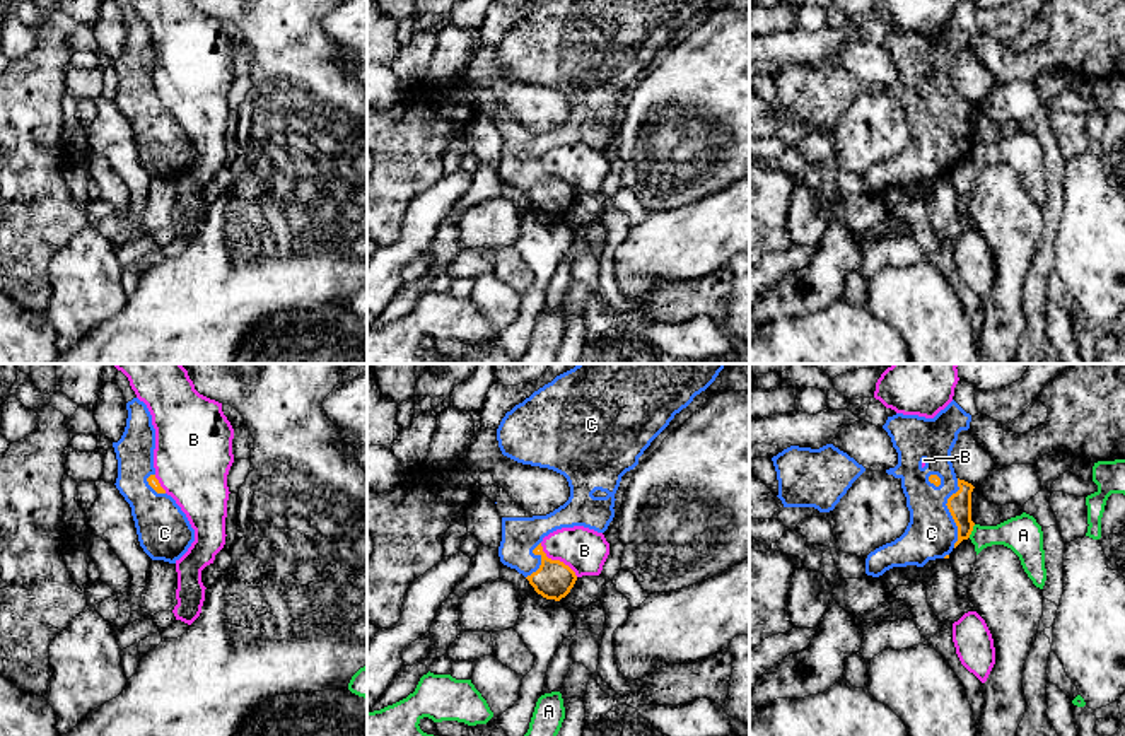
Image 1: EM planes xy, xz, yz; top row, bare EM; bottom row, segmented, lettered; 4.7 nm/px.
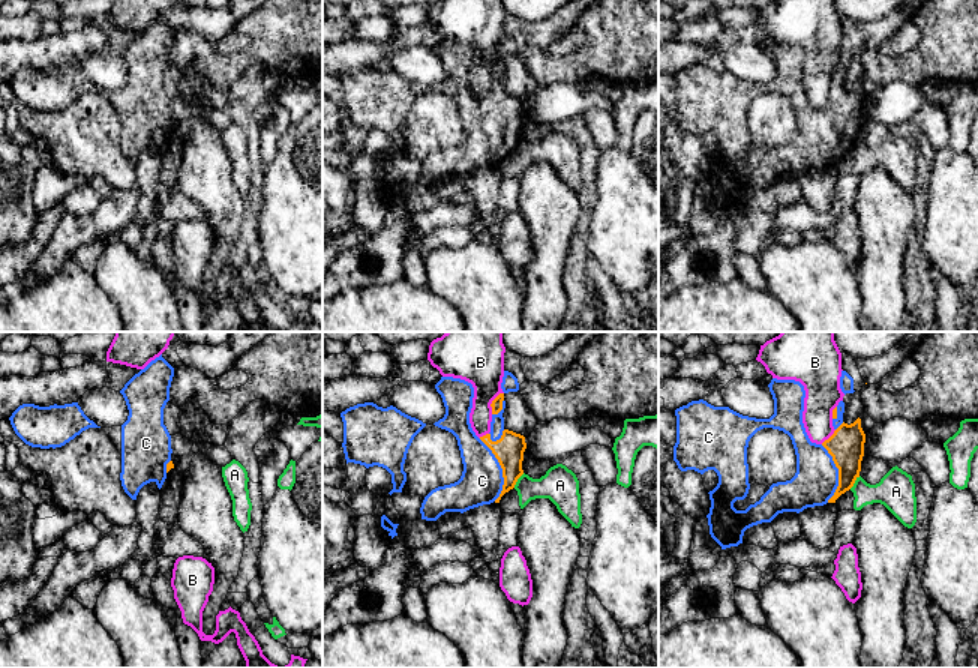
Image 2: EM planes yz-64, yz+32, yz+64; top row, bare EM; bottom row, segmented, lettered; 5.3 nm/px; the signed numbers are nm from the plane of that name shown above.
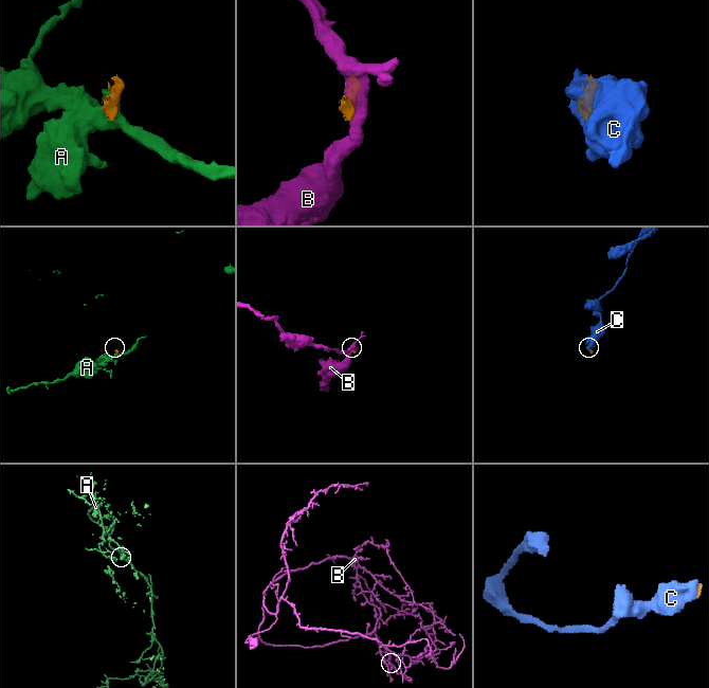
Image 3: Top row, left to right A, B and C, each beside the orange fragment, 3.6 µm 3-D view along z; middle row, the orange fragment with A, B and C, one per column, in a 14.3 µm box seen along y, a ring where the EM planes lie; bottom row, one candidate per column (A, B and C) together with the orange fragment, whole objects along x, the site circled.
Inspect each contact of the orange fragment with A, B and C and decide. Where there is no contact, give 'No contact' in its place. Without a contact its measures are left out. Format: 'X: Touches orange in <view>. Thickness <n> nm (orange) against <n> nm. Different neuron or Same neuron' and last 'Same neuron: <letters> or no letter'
A: Touches orange in yz. Thickness 110 nm (orange) against 180 nm. Different neuron
B: Touches orange in xz. Thickness 180 nm (orange) against 220 nm. Different neuron
C: Touches orange in yz. Thickness 110 nm (orange) against 240 nm. Same neuron
Same neuron: C

